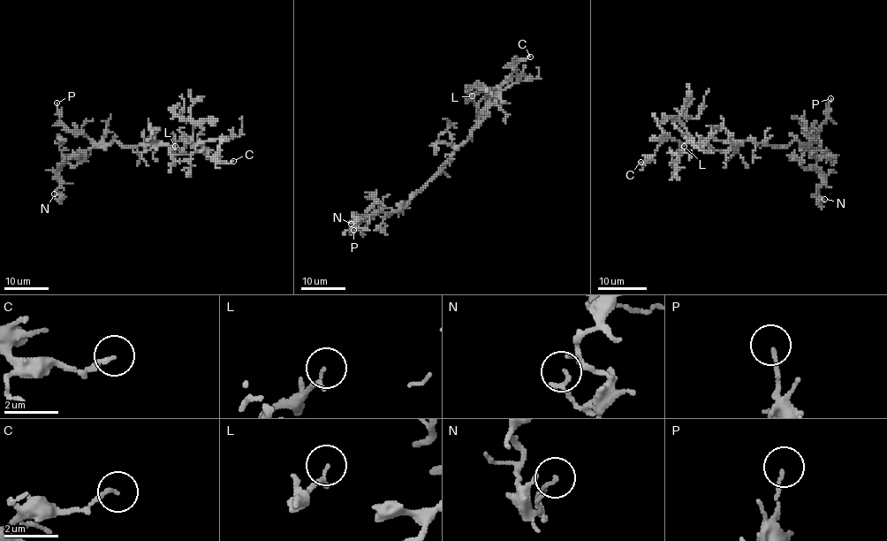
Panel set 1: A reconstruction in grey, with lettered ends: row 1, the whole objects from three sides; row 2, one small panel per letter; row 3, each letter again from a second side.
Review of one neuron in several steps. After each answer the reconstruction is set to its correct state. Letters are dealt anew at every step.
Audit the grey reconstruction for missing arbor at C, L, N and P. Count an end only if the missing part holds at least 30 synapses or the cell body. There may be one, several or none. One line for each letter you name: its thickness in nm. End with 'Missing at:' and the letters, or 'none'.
Missing at: none

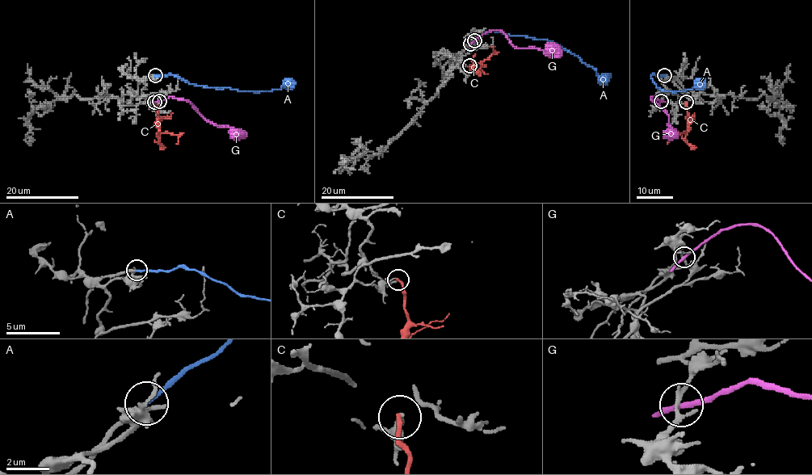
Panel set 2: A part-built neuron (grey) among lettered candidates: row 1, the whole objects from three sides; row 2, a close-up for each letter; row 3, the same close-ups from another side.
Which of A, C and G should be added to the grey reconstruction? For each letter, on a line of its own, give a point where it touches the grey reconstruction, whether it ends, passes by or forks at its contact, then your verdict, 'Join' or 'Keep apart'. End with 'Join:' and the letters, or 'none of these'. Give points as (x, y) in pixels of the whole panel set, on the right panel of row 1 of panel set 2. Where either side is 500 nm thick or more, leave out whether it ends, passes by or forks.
A: Touches grey at (664, 75). It ends there. Join
C: Touches grey at (686, 102). It ends there. Keep apart
G: Touches grey at (661, 101). It passes by. Keep apart
Join: A

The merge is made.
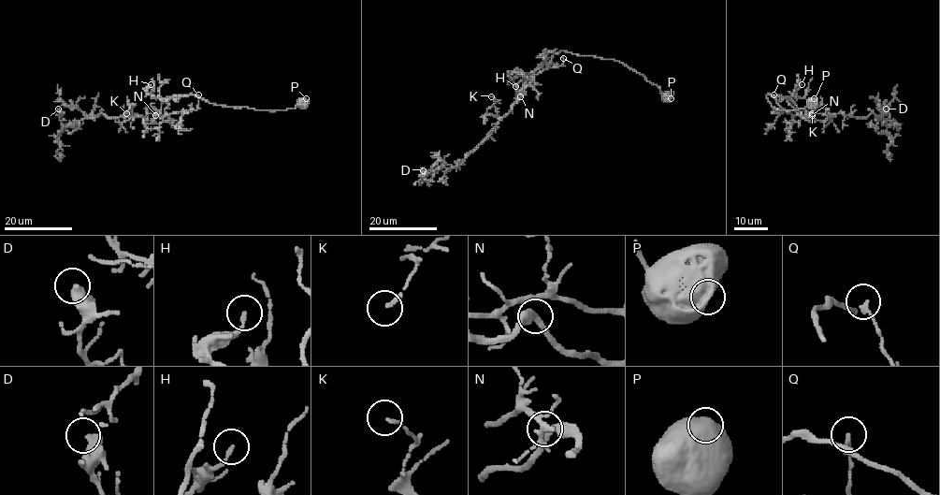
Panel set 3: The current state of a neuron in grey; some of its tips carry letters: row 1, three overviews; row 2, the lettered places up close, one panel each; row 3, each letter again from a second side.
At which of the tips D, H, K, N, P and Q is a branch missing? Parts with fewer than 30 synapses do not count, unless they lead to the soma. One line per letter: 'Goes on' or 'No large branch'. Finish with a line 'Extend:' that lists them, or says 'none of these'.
D: No large branch
H: No large branch
K: No large branch
N: No large branch
P: No large branch
Q: No large branch
Extend: none of these

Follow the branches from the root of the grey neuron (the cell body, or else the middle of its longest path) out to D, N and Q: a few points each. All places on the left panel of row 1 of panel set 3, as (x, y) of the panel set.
D: (160, 113), (151, 112), (145, 117), (129, 114), (111, 118), (98, 114), (63, 124), (58, 109)
N: (160, 113), (148, 114), (146, 121), (151, 121), (155, 115)
Q: (160, 113), (164, 99), (168, 104), (165, 109), (166, 115), (195, 110), (198, 94)

